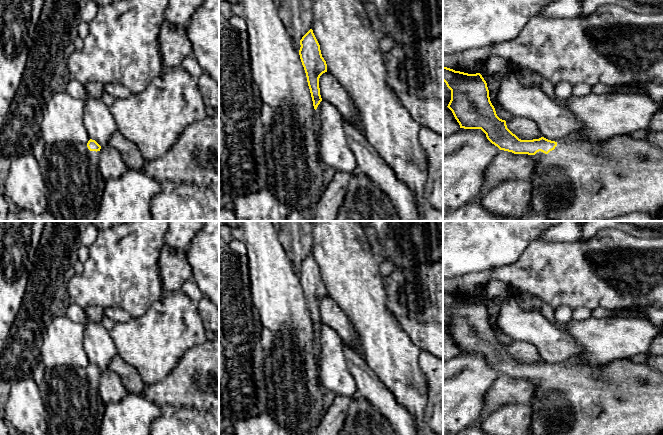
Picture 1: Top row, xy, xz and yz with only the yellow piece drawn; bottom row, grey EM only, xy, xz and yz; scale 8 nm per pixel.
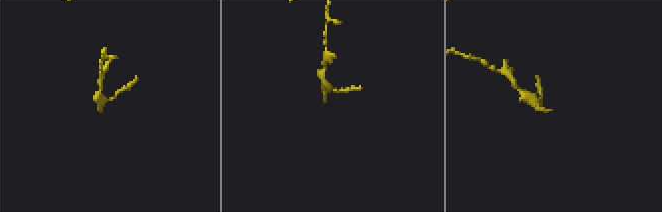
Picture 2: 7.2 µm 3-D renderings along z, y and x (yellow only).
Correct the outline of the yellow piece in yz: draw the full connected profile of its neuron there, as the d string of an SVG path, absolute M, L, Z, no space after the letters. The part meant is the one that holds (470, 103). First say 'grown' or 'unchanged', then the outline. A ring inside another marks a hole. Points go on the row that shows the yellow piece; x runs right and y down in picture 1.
grown; M443 67L443 81L447 87L451 90L451 100L448 104L448 108L452 111L455 119L460 125L460 128L464 129L481 129L487 139L497 146L500 150L512 152L514 154L528 154L534 161L535 167L531 175L532 196L530 201L530 207L539 213L545 214L550 221L608 221L611 218L621 216L632 212L647 213L655 218L656 212L663 207L663 149L649 143L647 140L635 139L628 134L614 136L608 140L602 141L599 144L592 144L589 141L578 139L567 139L559 143L548 140L544 137L533 140L521 140L515 134L513 134L506 125L506 121L500 119L492 105L489 97L489 90L487 83L480 73L468 74L453 69Z

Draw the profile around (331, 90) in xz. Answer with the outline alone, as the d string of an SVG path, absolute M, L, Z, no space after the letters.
M328 71L320 76L319 88L321 98L332 103L347 121L356 120L356 109L349 94Z

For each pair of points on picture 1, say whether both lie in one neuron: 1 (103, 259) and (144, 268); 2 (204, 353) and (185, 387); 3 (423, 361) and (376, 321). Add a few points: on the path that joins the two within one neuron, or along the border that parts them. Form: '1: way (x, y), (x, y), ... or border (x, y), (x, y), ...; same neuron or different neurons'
1: way (113, 259), (118, 259), (127, 268), (134, 268); same neuron
2: way (202, 361), (193, 370), (190, 379); same neuron
3: border (421, 350), (418, 356), (418, 366), (426, 378); different neurons

